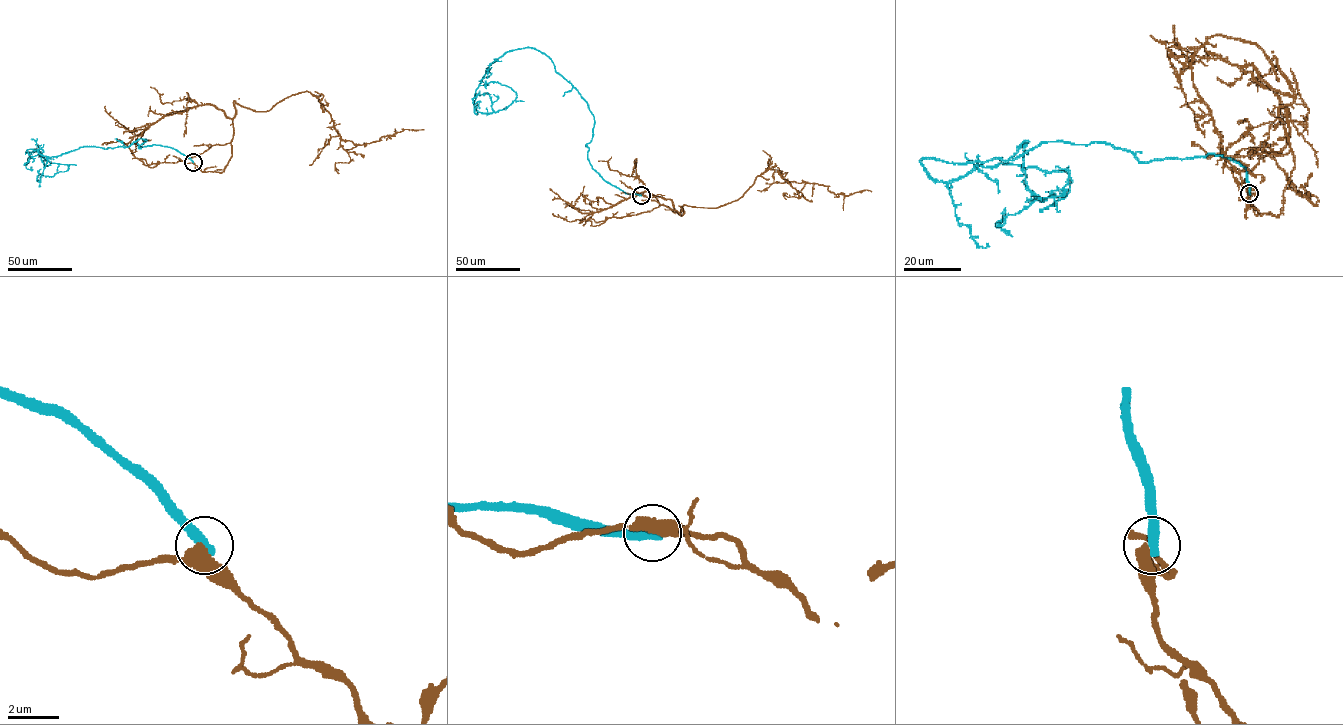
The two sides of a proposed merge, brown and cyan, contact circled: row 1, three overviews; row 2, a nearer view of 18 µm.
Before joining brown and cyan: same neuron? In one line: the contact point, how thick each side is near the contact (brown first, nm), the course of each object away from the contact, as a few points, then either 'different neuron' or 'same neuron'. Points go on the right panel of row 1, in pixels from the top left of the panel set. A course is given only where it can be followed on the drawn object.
place (1249, 193); calibres 400 and 440 nm; course brown (1249, 193), (1281, 212), (1294, 92), (1256, 44), (1213, 35), (1191, 74), (1223, 155), (1241, 120); course cyan (1249, 193), (1222, 155), (1099, 142), (922, 159), (939, 181), (1067, 169), (999, 221), (1013, 236); different neuron

